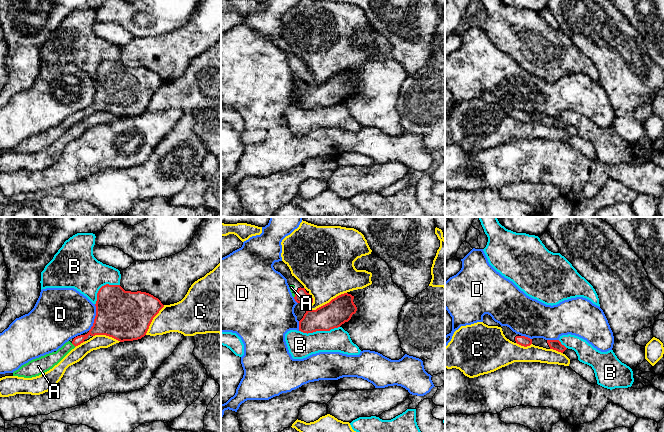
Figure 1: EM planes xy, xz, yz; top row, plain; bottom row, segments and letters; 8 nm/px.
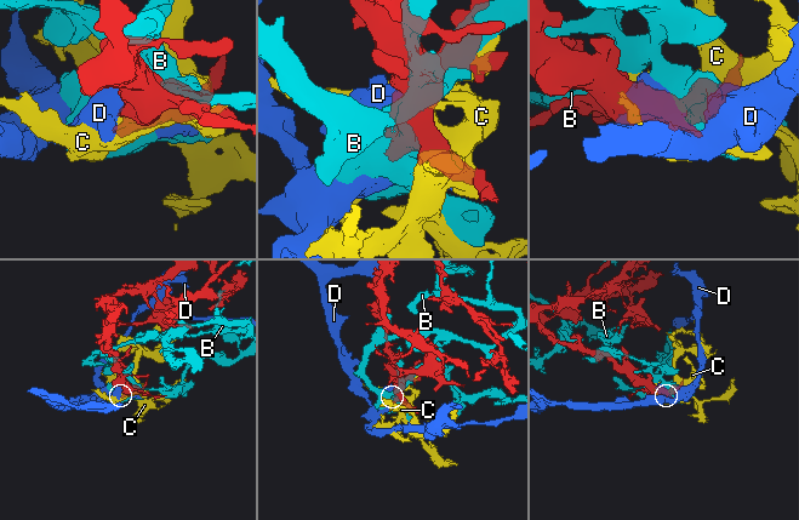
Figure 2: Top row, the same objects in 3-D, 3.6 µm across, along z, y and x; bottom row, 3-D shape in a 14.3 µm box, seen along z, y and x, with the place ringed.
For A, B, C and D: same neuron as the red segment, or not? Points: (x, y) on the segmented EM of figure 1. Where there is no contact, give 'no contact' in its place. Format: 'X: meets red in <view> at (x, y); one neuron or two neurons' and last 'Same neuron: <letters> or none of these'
A: meets red in xy at (73, 344); one neuron
B: meets red in xz at (319, 330); two neurons
C: meets red in xz at (327, 303); two neurons
D: meets red in xy at (95, 317); two neurons
Same neuron: A

